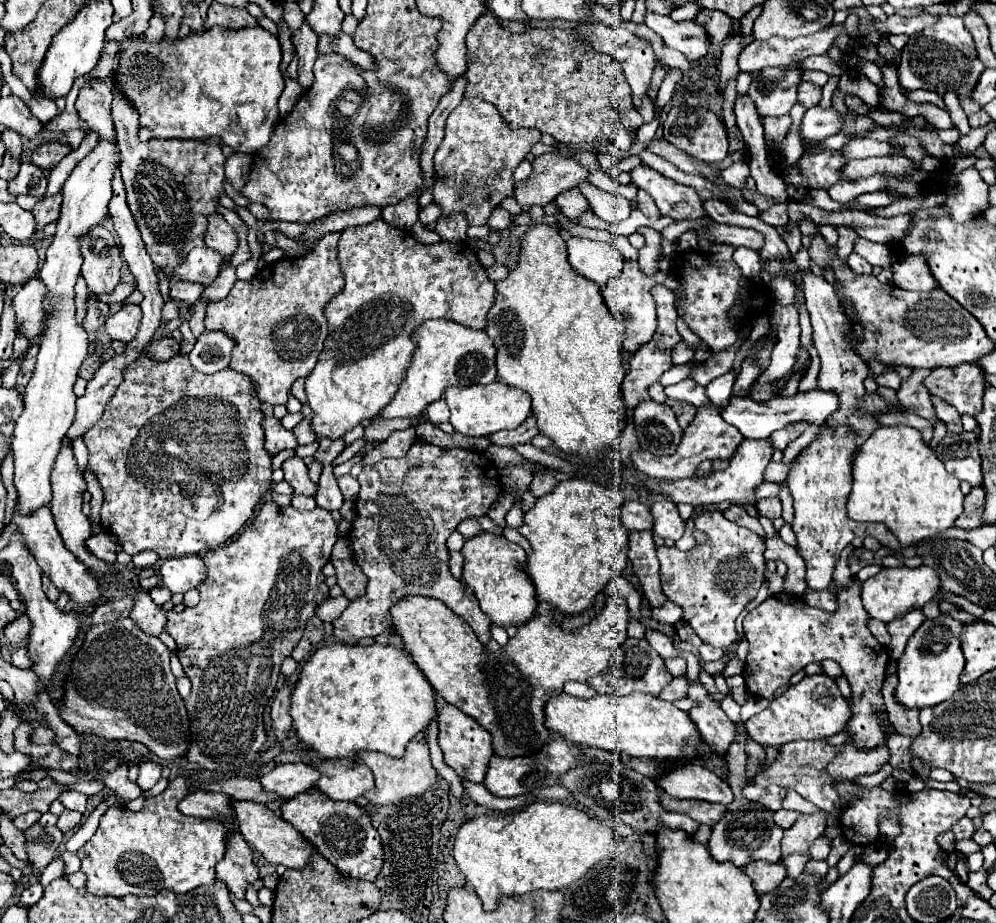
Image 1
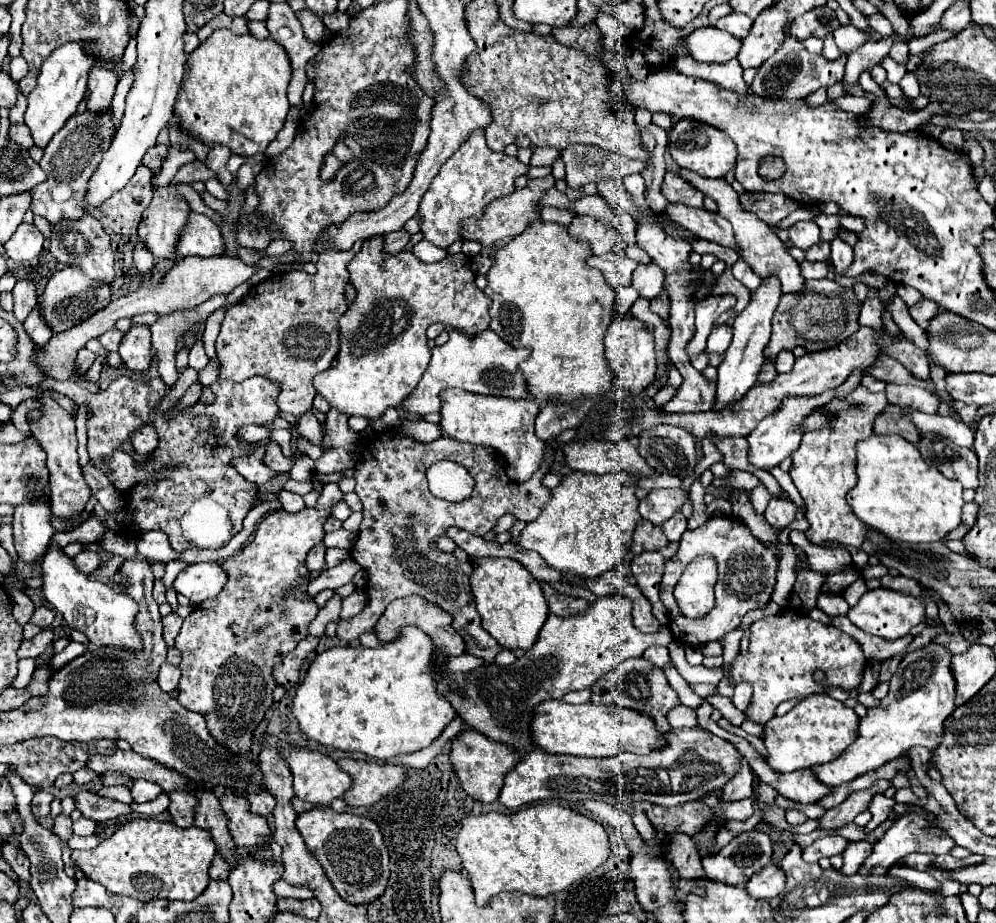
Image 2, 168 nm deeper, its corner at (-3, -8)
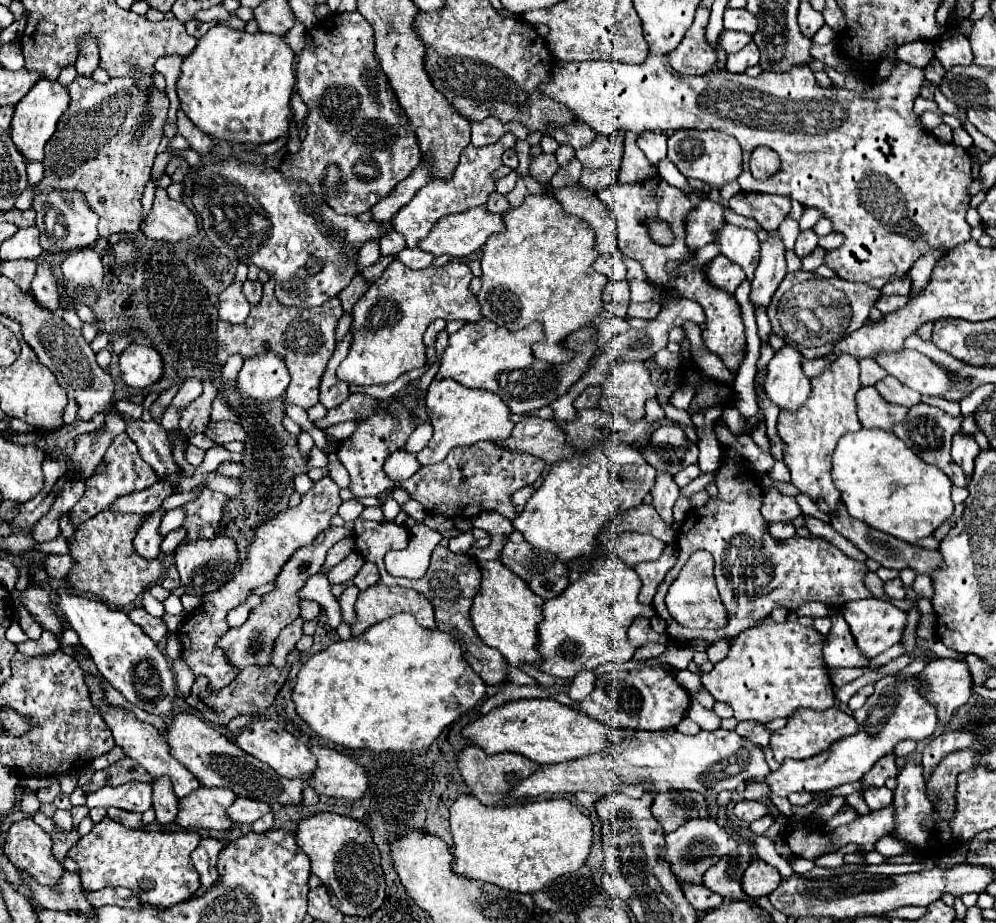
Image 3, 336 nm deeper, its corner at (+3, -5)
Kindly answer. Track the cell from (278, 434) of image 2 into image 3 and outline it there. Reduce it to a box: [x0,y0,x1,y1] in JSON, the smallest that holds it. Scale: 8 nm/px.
[206,422,246,444]

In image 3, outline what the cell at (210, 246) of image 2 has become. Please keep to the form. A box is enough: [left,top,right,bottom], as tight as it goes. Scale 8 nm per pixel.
[140,190,198,242]

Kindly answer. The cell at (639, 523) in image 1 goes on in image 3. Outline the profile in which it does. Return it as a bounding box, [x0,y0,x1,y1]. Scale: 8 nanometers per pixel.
[608,532,666,568]

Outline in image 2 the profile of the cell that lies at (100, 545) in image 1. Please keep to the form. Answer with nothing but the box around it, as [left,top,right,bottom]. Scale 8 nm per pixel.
[74,549,102,573]

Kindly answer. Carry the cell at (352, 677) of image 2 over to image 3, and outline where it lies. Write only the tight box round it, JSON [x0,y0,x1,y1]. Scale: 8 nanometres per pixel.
[292,614,486,752]

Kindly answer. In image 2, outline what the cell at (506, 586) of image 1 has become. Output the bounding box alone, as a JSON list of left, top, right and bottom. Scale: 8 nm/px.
[470,557,548,649]

